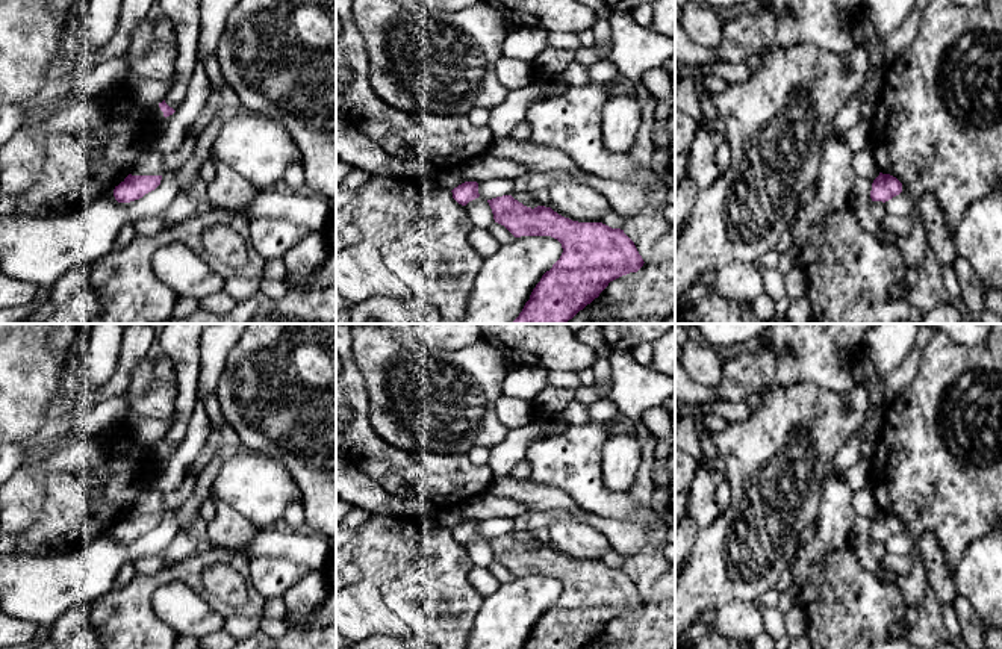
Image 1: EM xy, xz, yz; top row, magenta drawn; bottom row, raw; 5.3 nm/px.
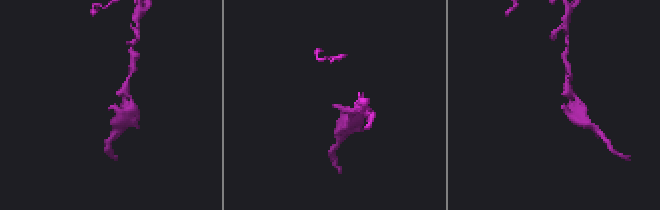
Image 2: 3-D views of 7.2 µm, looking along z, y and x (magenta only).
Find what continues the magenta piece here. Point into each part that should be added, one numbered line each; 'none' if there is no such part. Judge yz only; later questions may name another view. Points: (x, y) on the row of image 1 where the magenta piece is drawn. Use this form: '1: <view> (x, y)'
none

